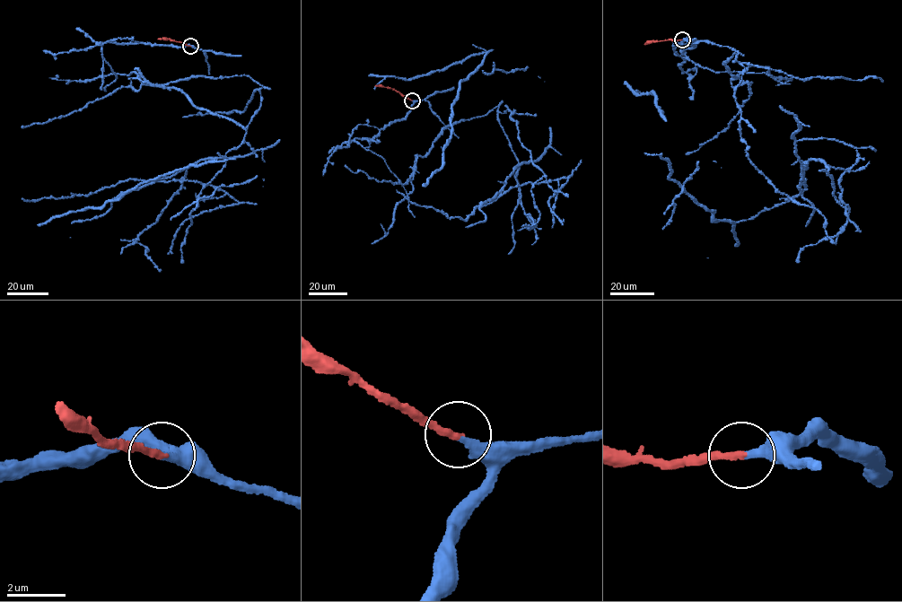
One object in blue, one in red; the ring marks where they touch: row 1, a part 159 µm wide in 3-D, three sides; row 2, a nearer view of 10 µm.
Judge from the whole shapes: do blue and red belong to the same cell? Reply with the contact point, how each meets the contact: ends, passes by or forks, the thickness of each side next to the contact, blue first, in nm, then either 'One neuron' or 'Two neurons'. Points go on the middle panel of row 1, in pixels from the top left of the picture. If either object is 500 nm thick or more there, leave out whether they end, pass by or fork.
Place: (412, 100). At the ring blue ends. At the ring red ends. Thickness 320 nm (blue) against 240 nm. One neuron

